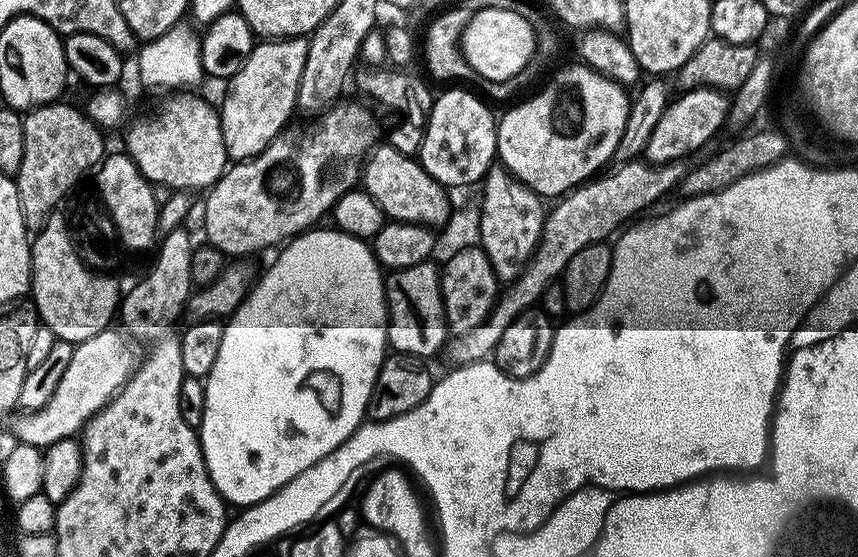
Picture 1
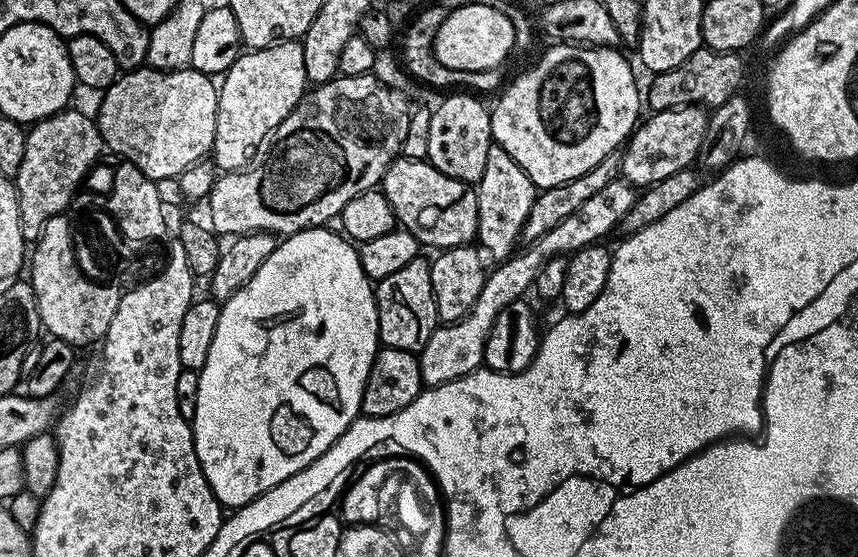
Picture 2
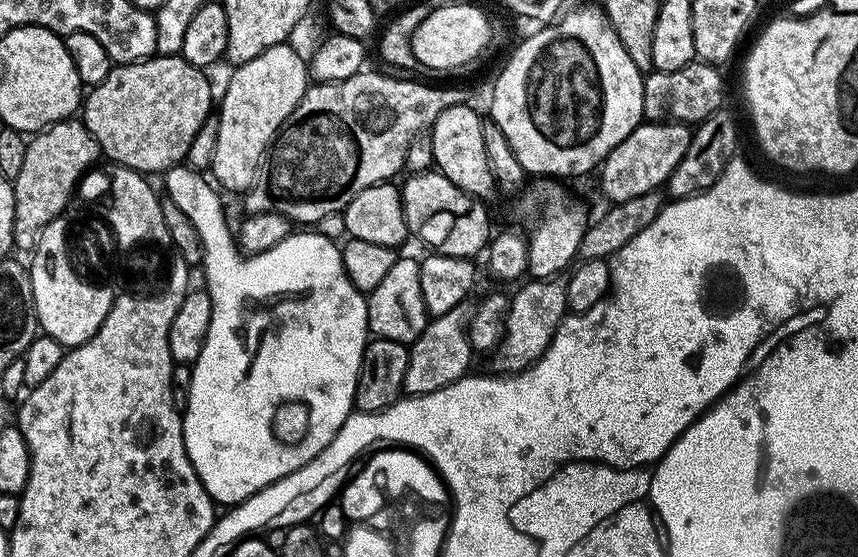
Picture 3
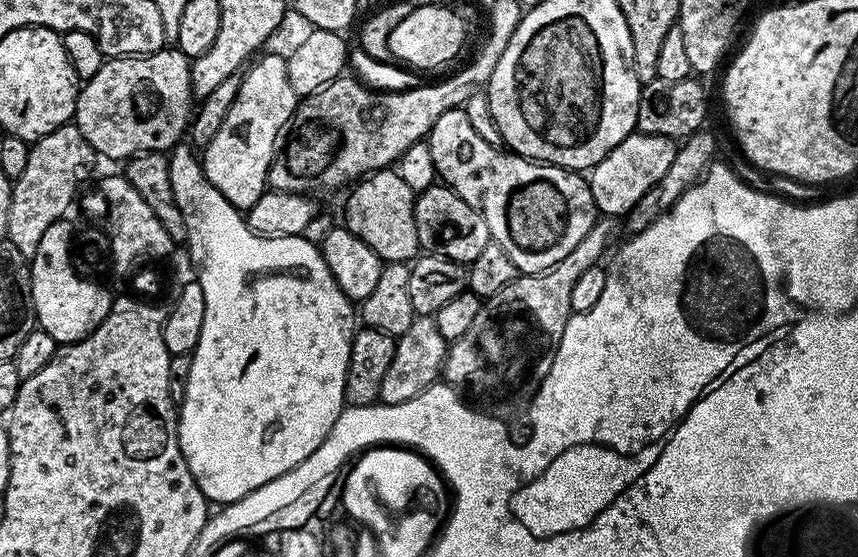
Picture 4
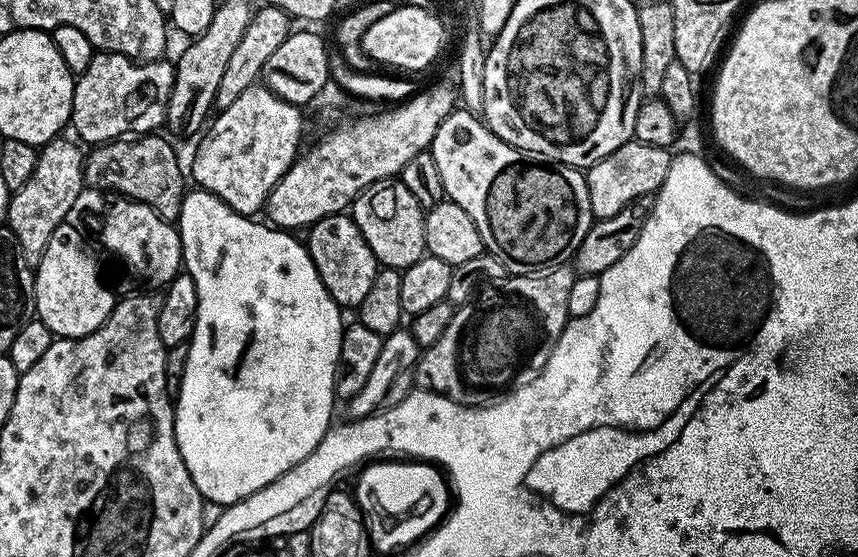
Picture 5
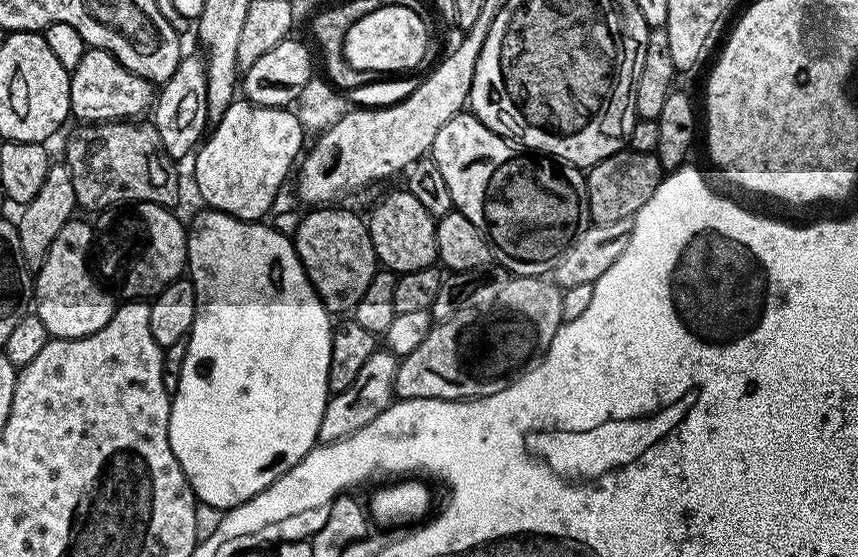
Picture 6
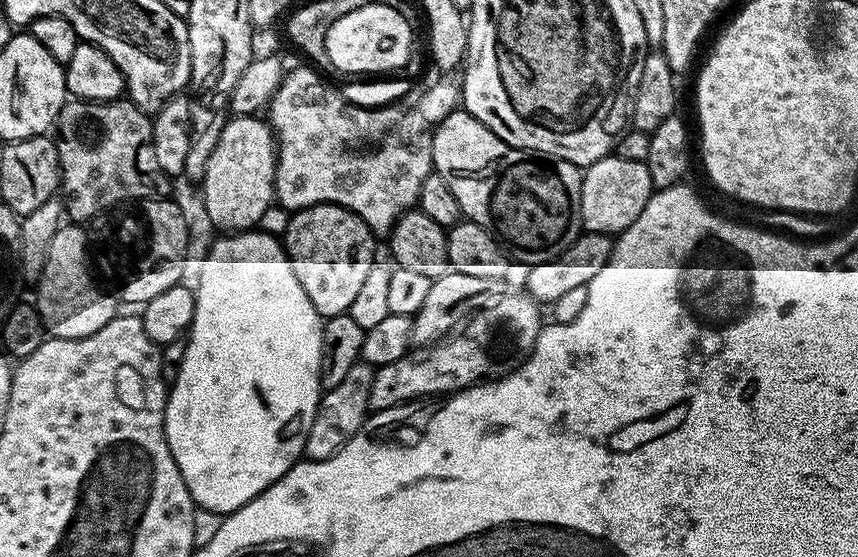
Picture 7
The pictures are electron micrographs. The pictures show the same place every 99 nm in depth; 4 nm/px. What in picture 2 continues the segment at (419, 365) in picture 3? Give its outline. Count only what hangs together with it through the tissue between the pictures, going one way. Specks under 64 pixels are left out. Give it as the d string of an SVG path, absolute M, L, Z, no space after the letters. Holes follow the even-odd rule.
M617 178L614 182L606 182L603 190L598 194L586 196L584 201L565 220L558 222L550 231L542 234L532 244L527 245L522 251L517 251L511 258L497 263L496 269L489 271L484 278L482 294L478 302L467 312L461 320L455 320L453 324L444 324L430 334L430 342L420 351L420 369L425 385L436 388L439 384L449 384L463 376L469 376L471 372L477 371L484 363L484 347L486 338L502 310L515 300L525 295L524 291L531 289L536 283L536 276L544 264L557 254L571 254L579 248L588 244L603 241L604 235L611 228L617 229L626 216L630 206L634 206L637 189L623 178ZM520 252L520 253L519 253Z

